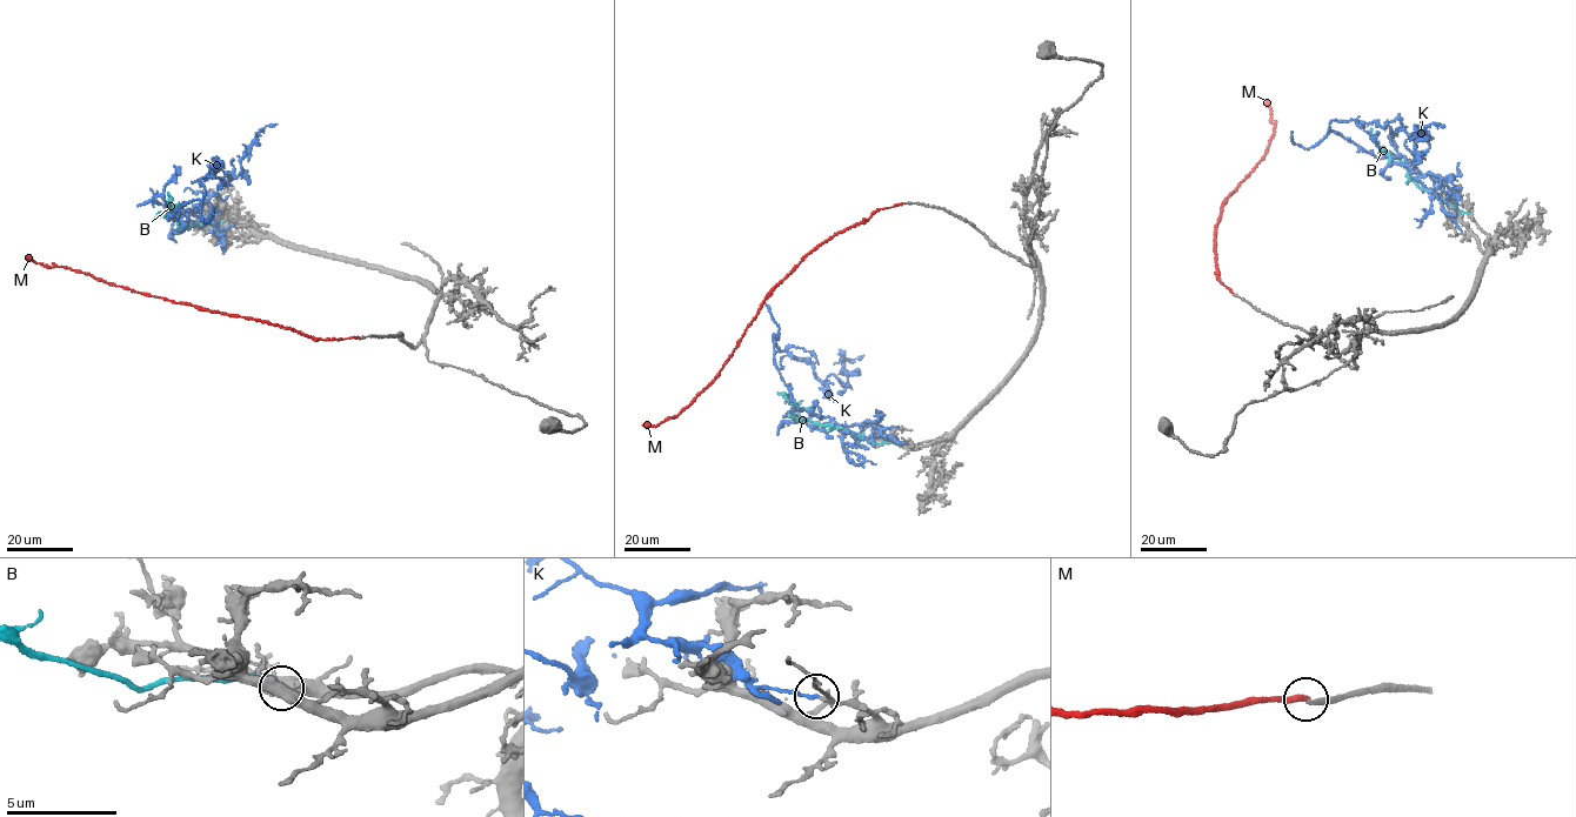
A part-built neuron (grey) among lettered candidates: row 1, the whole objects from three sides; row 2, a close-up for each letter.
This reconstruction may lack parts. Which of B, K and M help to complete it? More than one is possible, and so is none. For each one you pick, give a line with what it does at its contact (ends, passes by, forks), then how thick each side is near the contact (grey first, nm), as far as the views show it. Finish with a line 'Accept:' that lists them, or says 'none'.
M: it ends; calibres 200 and 280 nm
Accept: M

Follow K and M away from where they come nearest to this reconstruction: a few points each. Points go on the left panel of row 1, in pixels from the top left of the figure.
K: (225, 241), (208, 201), (168, 219), (204, 196), (214, 165), (236, 178), (246, 148), (276, 124)
M: (358, 337), (316, 340), (289, 328), (147, 295), (85, 273), (48, 268), (26, 256)

